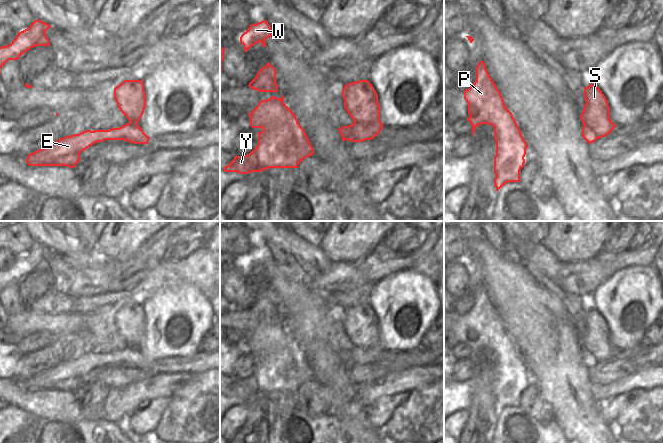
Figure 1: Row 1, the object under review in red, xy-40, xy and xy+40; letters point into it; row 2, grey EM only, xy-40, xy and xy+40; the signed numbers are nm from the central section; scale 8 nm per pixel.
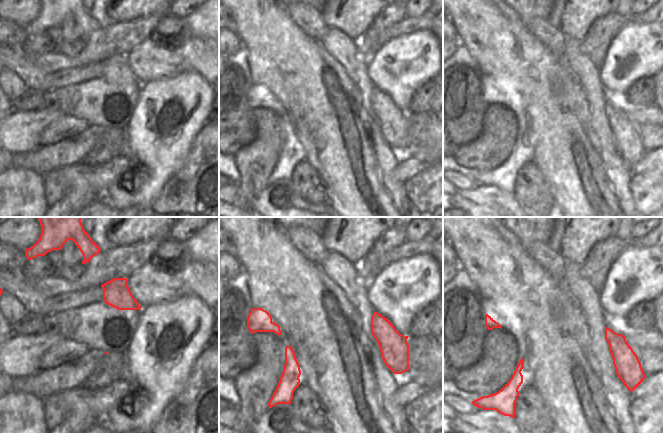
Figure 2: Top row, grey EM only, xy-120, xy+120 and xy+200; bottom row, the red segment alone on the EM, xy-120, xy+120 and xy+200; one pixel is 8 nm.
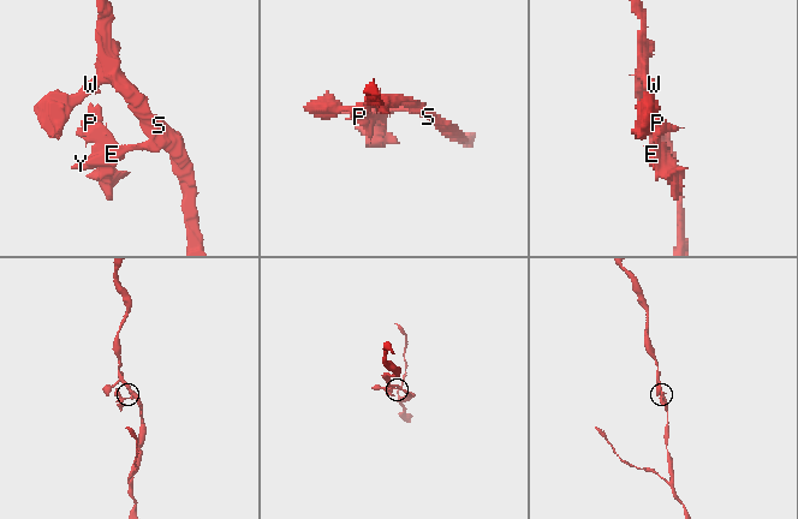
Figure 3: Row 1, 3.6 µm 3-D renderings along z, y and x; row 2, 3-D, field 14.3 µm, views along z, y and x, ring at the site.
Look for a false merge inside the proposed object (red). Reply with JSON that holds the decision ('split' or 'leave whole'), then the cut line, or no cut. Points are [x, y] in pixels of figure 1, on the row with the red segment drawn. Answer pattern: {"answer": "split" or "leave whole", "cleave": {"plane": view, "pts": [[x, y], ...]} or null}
{"answer": "split", "cleave": {"plane": "xy", "pts": [[354, 121], [367, 125], [382, 125]]}}

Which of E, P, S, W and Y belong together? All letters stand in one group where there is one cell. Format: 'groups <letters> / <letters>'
groups E P Y / S W

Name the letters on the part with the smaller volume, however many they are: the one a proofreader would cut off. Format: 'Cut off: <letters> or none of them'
Cut off: E, P, Y

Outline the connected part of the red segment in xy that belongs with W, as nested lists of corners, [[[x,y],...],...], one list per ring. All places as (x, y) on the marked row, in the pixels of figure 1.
[[[266,20],[257,24],[251,24],[250,27],[241,35],[240,43],[244,45],[244,51],[261,42],[266,47],[265,40],[272,36],[272,29]]]

